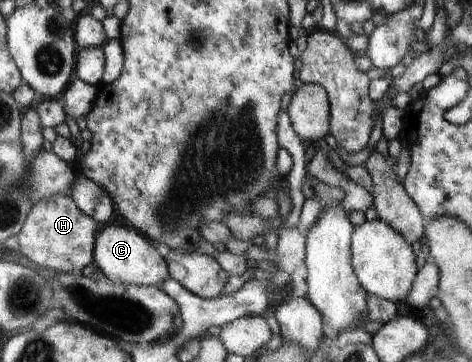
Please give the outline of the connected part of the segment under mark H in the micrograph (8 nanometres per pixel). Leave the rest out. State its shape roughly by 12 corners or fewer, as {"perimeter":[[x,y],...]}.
{"perimeter":[[72,197],[34,205],[17,234],[37,268],[81,272],[98,224]]}

